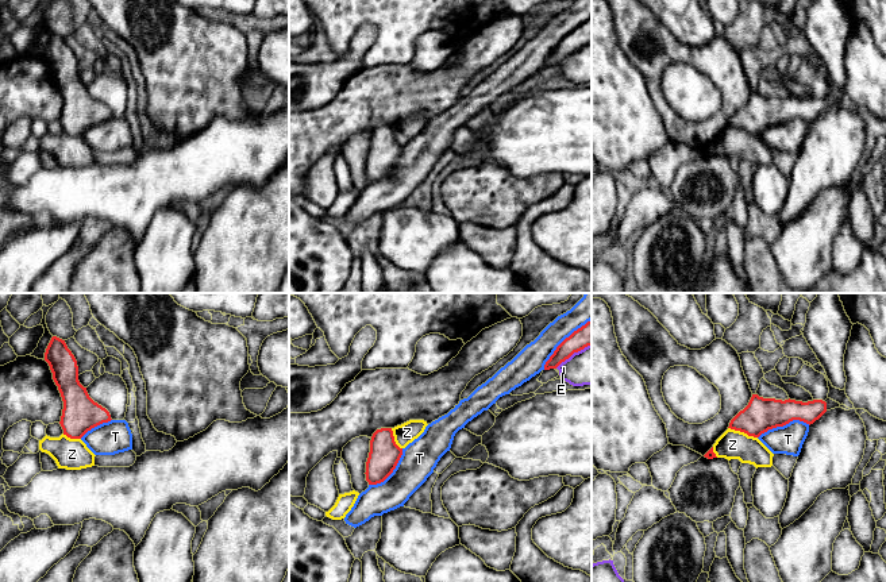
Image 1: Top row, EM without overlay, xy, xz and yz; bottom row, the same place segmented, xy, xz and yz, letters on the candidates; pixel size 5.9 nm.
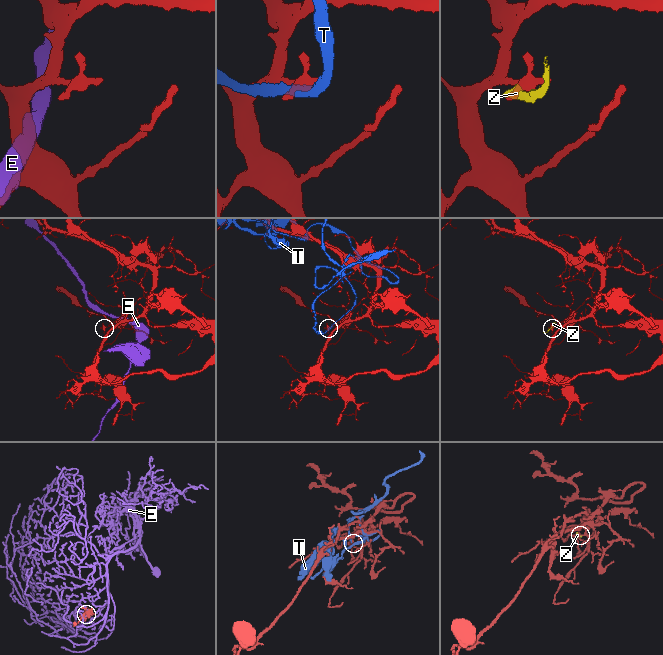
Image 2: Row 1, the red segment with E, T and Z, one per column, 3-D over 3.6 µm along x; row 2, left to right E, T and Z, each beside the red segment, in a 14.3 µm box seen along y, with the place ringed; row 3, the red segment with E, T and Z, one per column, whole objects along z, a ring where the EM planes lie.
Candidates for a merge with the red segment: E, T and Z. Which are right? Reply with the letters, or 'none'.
none

